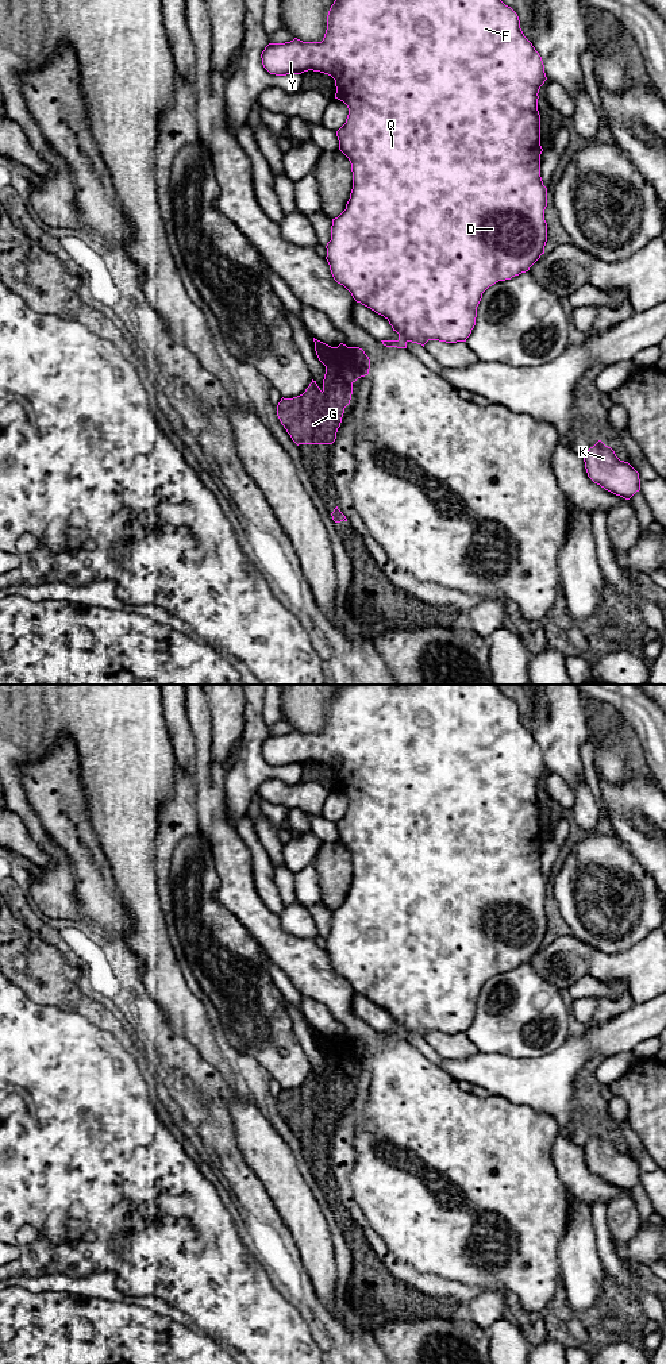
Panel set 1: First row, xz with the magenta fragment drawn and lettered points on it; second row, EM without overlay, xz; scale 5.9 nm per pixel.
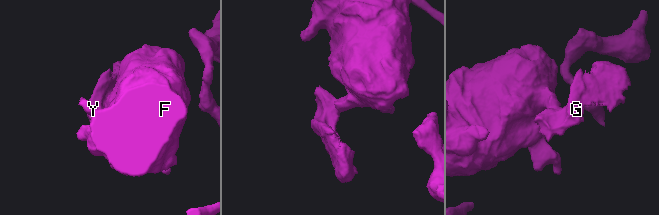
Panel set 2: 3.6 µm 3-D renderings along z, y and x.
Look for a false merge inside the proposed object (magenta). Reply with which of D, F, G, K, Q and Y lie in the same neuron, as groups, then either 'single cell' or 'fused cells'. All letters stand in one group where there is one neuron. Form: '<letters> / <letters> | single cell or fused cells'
D F K Q Y / G | fused cells

